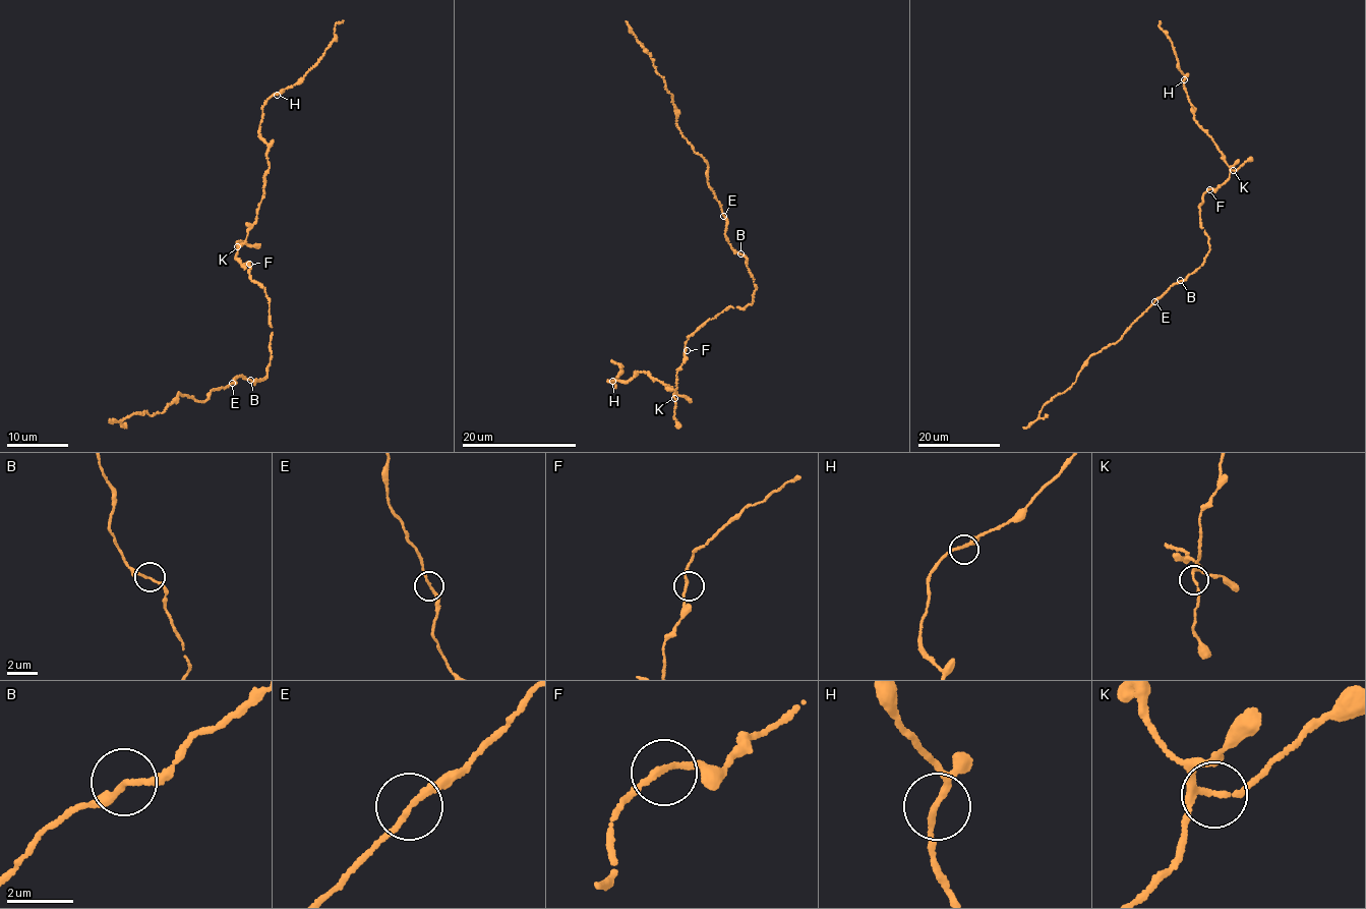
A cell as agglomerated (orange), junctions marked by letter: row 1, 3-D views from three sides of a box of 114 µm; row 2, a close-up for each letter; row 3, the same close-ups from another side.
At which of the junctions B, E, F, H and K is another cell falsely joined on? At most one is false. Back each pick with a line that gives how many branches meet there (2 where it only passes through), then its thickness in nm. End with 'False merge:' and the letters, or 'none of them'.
False merge: none of them

